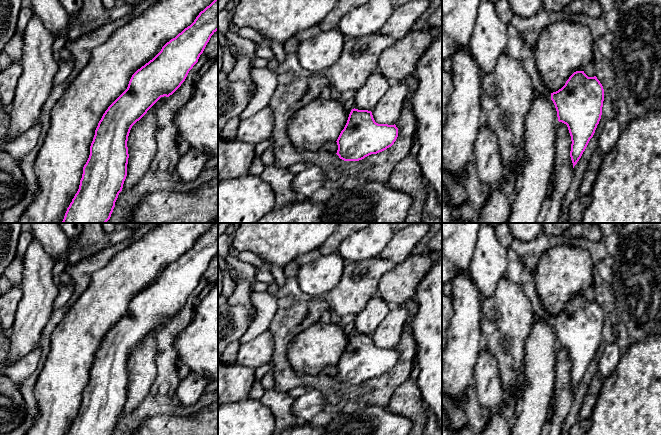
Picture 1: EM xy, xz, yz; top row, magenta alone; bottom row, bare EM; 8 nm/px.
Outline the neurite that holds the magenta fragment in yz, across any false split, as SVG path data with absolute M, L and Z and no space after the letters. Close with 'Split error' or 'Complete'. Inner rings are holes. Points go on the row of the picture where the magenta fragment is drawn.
M574 72L565 85L551 93L558 121L567 125L571 136L573 168L581 158L601 119L604 89L596 76Z. Complete

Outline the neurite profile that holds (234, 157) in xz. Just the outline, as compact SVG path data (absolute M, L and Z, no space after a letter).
M218 135L218 184L232 178L249 174L250 165L255 158L255 145L236 139L224 140Z

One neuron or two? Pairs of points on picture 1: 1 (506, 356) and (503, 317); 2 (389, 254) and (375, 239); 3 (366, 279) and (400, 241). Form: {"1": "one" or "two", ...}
{"1": "one", "2": "two", "3": "one"}

